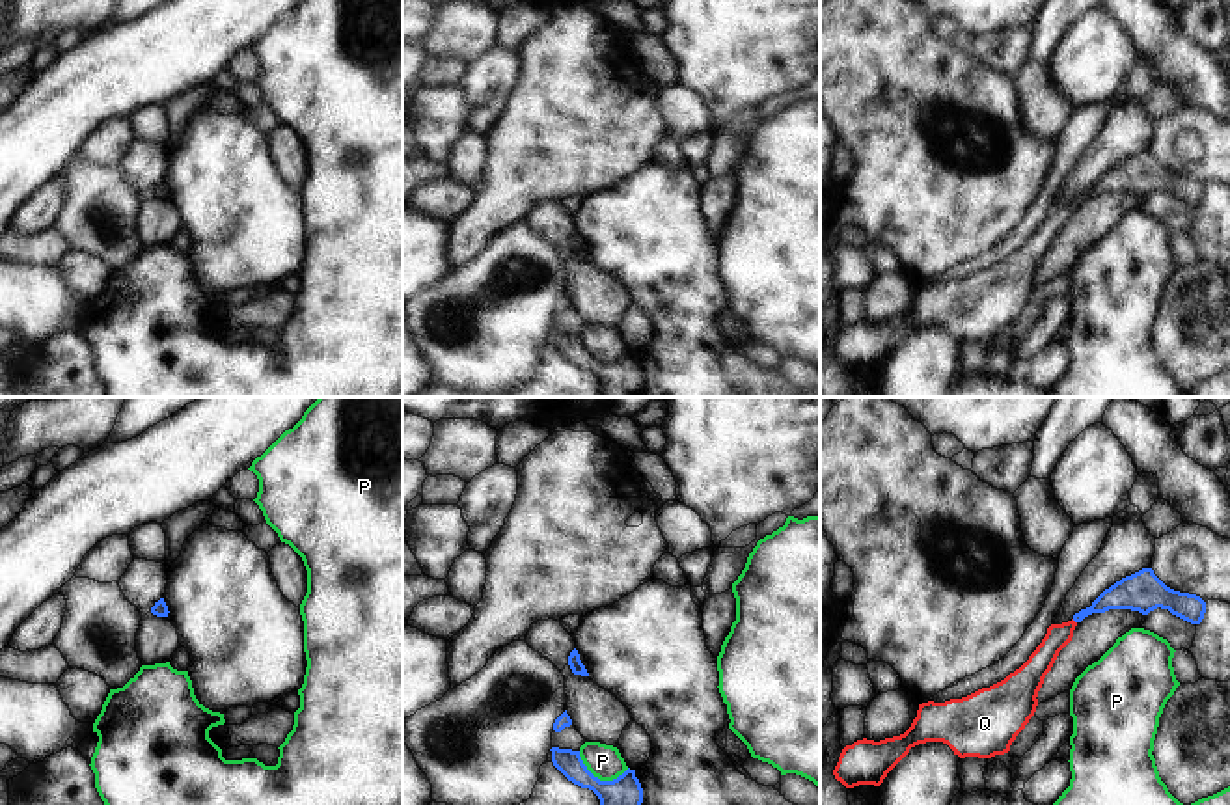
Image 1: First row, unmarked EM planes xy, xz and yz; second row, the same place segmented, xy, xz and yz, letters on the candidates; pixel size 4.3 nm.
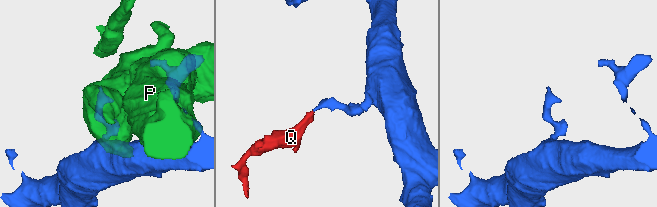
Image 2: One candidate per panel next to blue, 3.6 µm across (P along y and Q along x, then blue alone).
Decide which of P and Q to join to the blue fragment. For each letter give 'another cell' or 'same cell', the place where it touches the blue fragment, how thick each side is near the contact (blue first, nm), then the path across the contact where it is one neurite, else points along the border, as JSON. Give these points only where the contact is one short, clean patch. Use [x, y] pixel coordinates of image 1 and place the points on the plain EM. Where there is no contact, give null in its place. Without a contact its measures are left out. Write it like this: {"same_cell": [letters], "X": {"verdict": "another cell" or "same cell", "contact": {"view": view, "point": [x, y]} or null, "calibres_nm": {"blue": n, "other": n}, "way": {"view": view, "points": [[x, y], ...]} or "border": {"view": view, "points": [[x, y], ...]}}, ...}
{"same_cell": ["Q"], "P": {"verdict": "another cell", "contact": {"view": "xz", "point": [599, 362]}, "calibres_nm": {"blue": 180, "other": 150}}, "Q": {"verdict": "same cell", "contact": null}}

